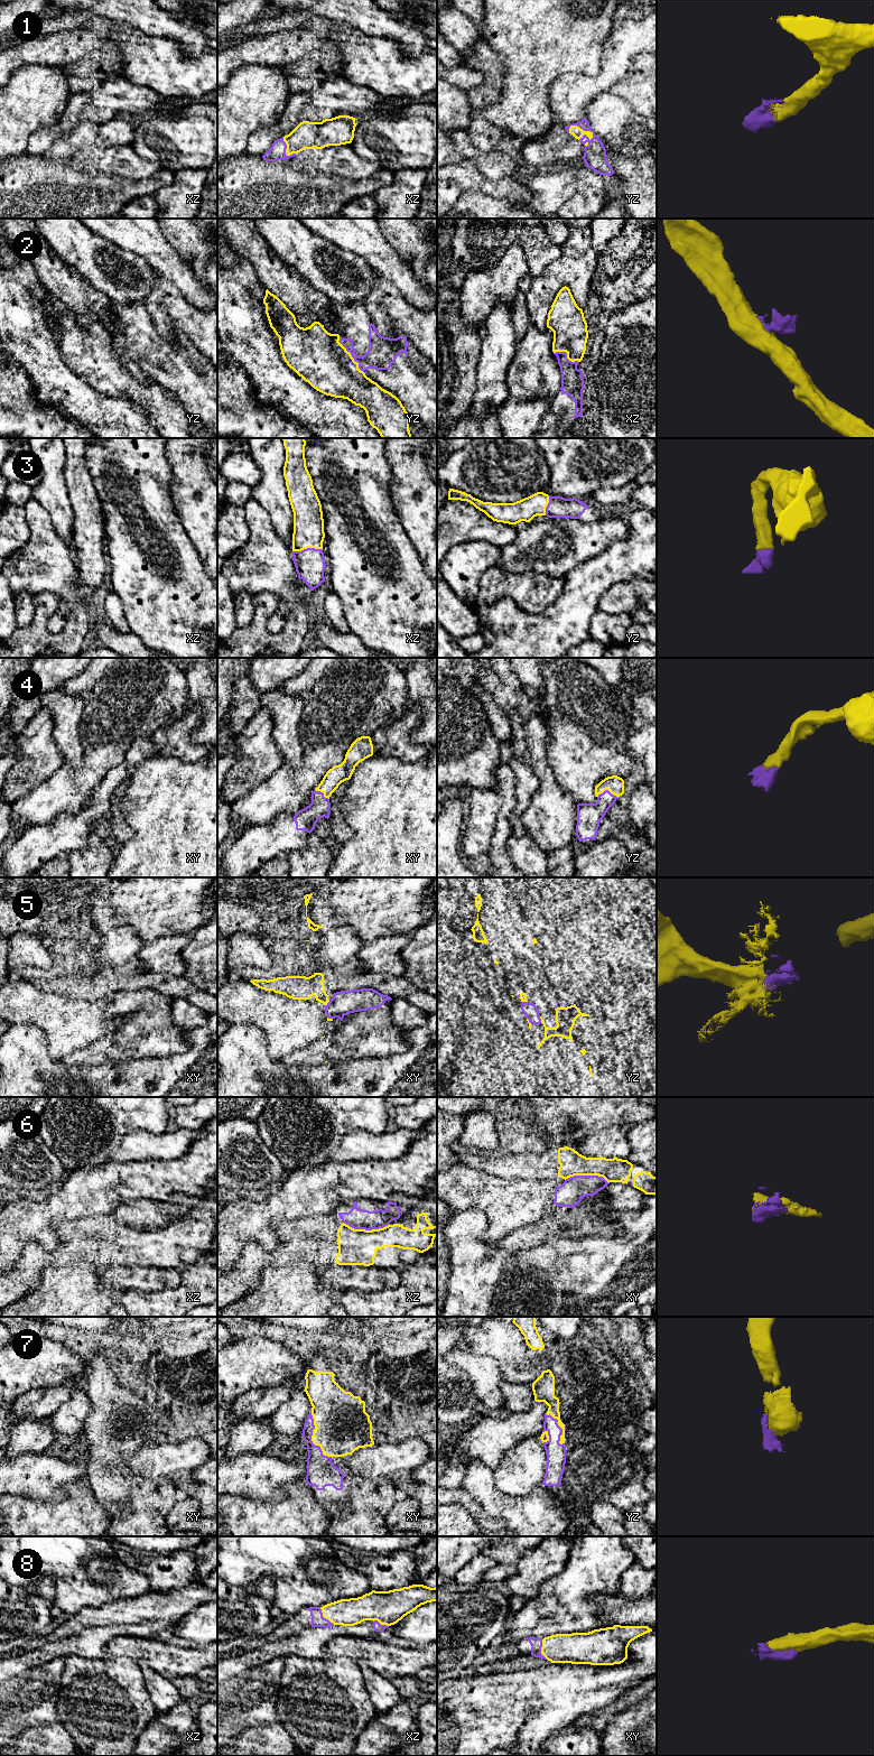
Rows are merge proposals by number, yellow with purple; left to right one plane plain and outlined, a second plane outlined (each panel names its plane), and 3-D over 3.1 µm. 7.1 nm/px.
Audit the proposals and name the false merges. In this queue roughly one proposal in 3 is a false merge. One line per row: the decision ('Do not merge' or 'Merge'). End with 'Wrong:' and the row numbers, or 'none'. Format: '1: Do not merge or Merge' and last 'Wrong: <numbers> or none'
1: Merge
2: Do not merge
3: Merge
4: Merge
5: Do not merge
6: Do not merge
7: Merge
8: Merge
Wrong: 2, 5, 6

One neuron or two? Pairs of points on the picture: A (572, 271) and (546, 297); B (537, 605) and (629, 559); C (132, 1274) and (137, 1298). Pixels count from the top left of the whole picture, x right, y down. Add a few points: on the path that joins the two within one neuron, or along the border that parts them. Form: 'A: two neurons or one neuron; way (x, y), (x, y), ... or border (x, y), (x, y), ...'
A: one neuron; way (565, 275), (549, 290)
B: two neurons; border (565, 579), (564, 587), (557, 597), (540, 613)
C: two neurons; border (163, 1290), (128, 1290), (124, 1293)

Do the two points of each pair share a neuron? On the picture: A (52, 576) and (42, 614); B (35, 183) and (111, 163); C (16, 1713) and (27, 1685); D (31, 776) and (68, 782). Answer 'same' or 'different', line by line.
A: different
B: different
C: same
D: different

